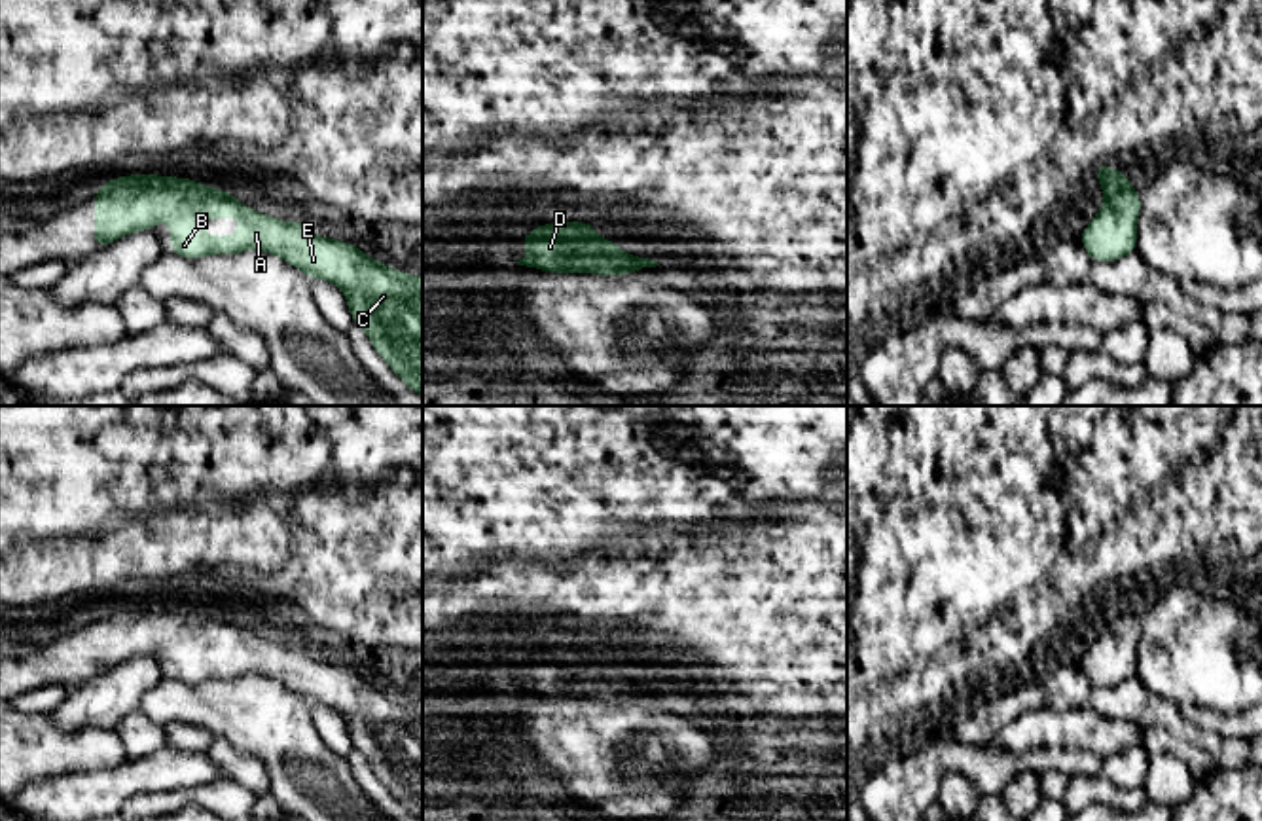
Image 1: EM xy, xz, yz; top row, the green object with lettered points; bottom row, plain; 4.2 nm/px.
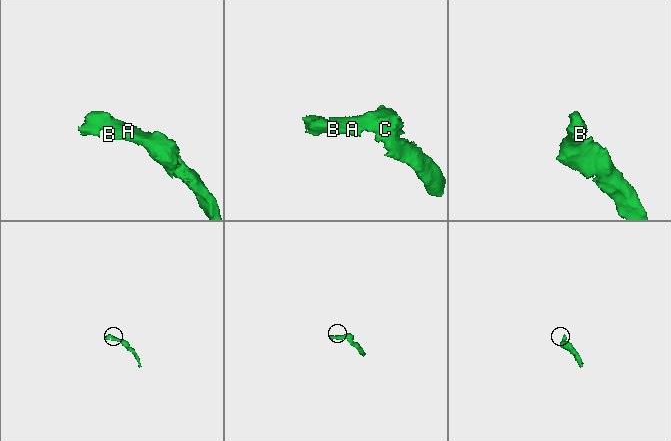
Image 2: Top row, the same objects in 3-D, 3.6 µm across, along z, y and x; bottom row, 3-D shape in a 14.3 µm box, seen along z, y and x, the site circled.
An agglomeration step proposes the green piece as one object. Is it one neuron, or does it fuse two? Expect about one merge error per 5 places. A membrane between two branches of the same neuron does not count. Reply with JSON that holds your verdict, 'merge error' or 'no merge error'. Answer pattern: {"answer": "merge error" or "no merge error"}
{"answer": "no merge error"}

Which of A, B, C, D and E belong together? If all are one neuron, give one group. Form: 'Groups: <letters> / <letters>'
Groups: A B C D E

